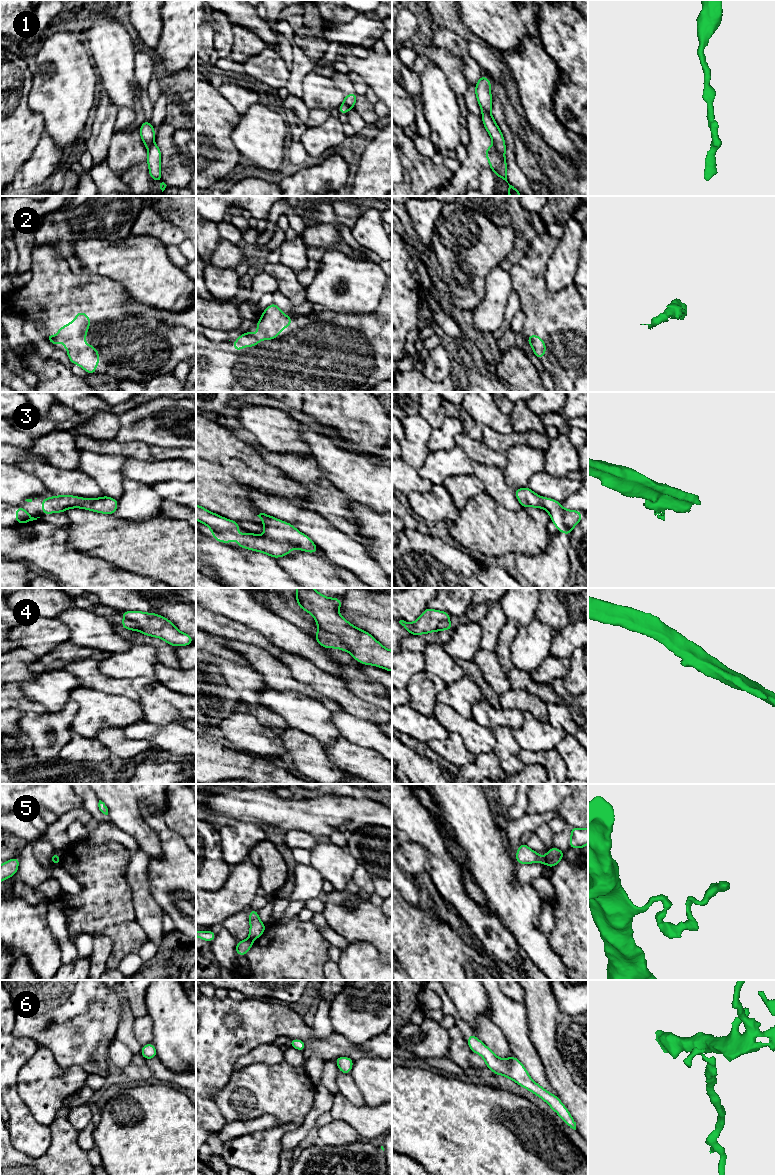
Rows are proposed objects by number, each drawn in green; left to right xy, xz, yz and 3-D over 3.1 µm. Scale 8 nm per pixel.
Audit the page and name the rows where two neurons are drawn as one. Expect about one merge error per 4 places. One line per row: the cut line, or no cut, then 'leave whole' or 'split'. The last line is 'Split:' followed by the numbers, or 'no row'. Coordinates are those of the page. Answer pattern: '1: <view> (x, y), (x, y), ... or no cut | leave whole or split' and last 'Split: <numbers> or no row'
1: yz (494, 144), (494, 147), (503, 157) | split
2: no cut | leave whole
3: no cut | leave whole
4: xz (320, 628), (334, 633), (349, 651) | split
5: xz (249, 937), (252, 940) | split
6: no cut | leave whole
Split: 1, 4, 5

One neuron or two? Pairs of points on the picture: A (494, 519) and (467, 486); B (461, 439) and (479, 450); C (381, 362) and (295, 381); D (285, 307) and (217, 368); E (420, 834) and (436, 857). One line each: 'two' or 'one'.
A: two
B: one
C: one
D: two
E: one

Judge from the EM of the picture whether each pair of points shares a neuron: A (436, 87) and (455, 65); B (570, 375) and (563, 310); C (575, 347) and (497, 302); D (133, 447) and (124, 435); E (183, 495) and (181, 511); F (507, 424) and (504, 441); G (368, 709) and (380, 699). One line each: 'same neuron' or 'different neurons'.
A: different neurons
B: same neuron
C: different neurons
D: different neurons
E: different neurons
F: different neurons
G: different neurons

